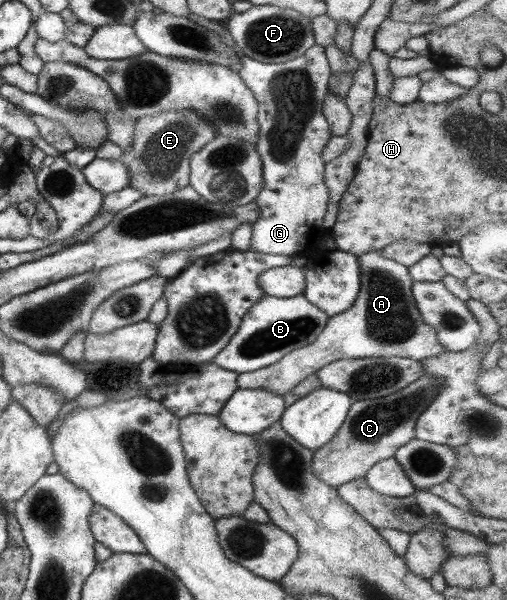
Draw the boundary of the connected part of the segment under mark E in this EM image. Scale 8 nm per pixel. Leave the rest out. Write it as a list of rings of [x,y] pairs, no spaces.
[[[175,109],[145,115],[133,126],[131,146],[123,150],[119,161],[127,167],[127,186],[141,191],[141,196],[161,196],[188,185],[189,158],[215,136],[213,125],[189,109]]]

